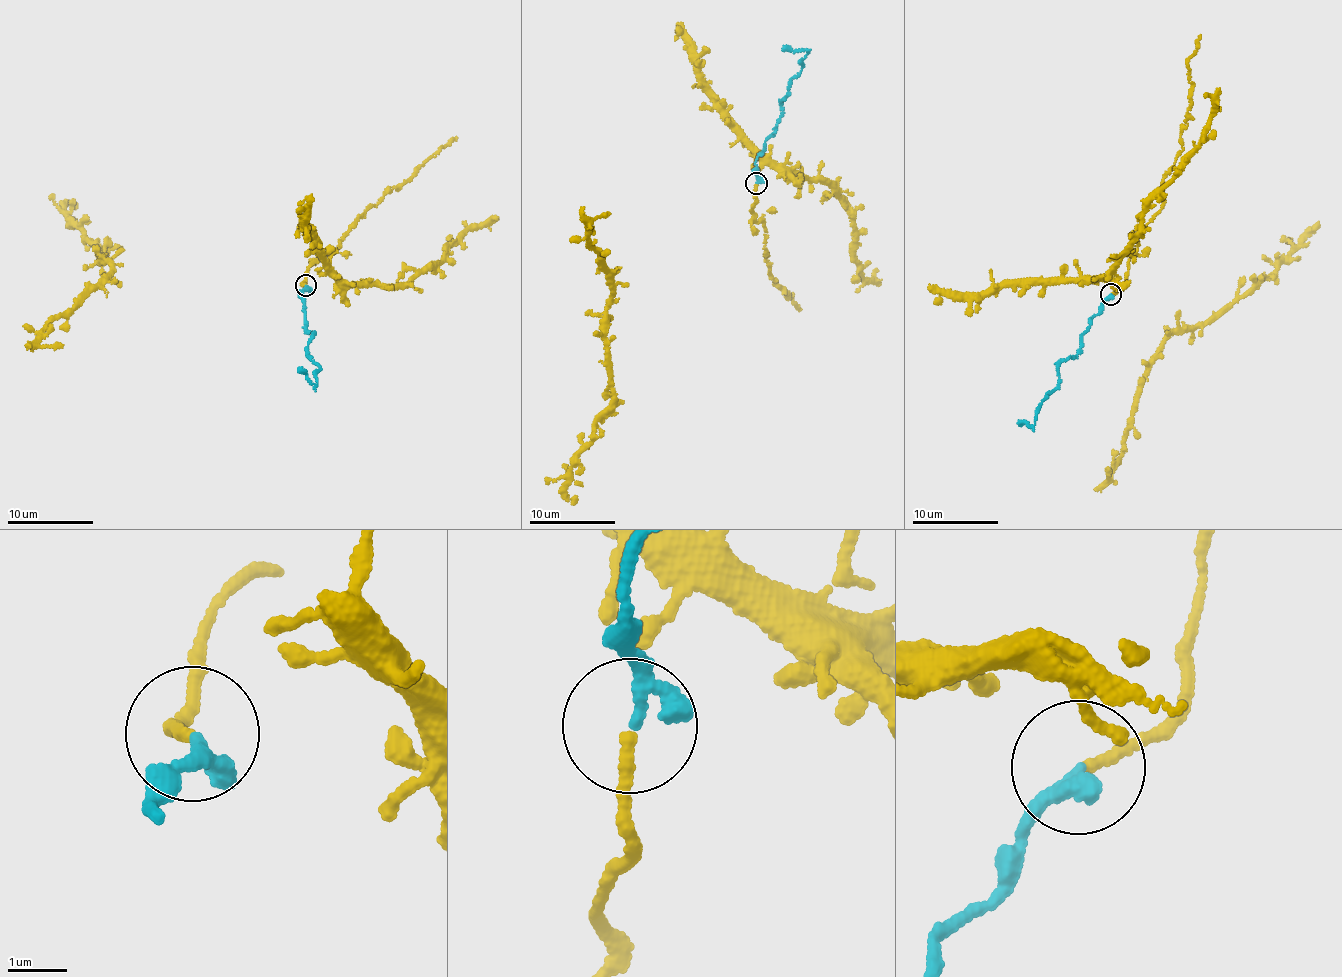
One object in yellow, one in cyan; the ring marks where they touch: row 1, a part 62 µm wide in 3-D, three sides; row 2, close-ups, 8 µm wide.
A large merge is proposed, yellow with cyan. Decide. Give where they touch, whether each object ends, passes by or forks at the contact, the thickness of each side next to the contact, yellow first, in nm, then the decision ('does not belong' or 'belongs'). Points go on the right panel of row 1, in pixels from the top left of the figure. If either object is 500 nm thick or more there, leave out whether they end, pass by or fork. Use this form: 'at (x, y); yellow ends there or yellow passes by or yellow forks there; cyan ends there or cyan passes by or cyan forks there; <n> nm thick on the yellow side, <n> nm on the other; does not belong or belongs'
at (1110, 294); yellow ends there; cyan passes by; 190 nm thick on the yellow side, 150 nm on the other; belongs

